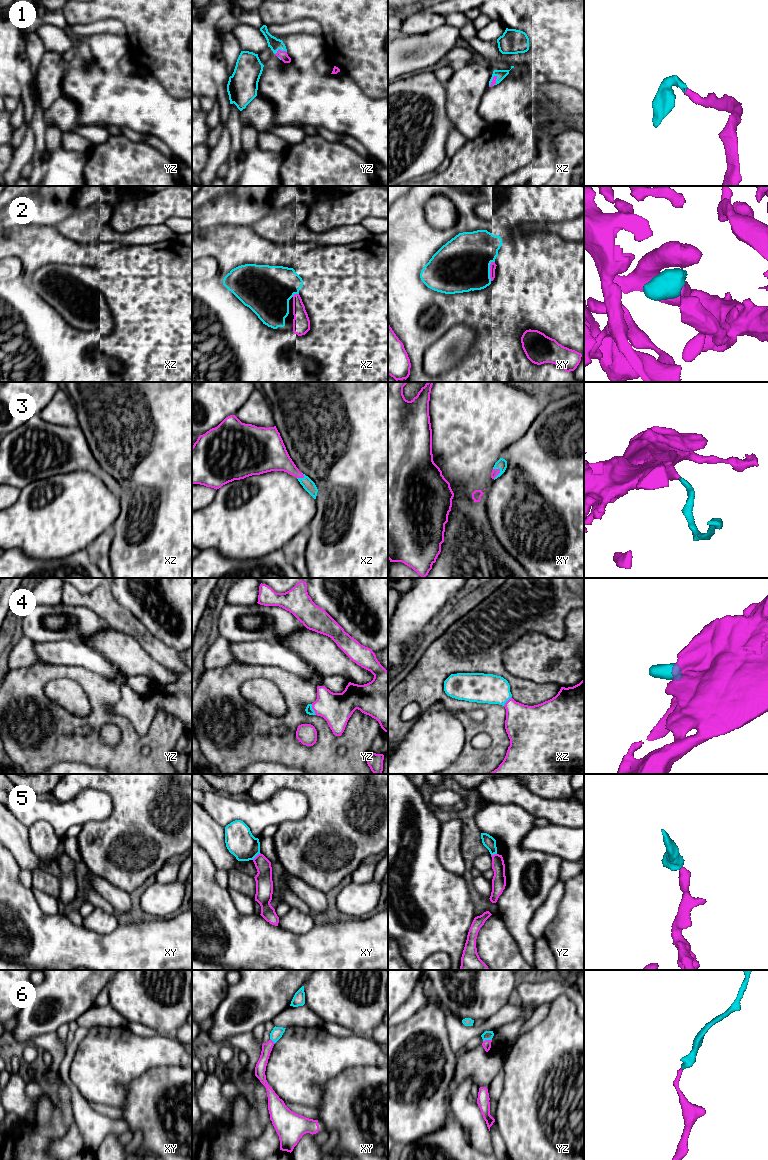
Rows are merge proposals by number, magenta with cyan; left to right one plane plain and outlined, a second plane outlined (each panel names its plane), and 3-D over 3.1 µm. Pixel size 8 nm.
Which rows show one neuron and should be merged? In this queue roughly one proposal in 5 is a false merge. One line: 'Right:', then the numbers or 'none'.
Right: 1, 2, 3, 4, 6

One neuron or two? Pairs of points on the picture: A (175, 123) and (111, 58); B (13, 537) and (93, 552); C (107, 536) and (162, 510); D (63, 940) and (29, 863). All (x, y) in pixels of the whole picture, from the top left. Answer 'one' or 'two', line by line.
A: one
B: two
C: two
D: two

